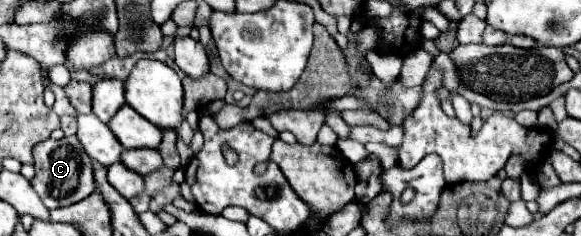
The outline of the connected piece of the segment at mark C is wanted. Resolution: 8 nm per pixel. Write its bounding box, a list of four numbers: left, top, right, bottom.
[31,135,95,209]

